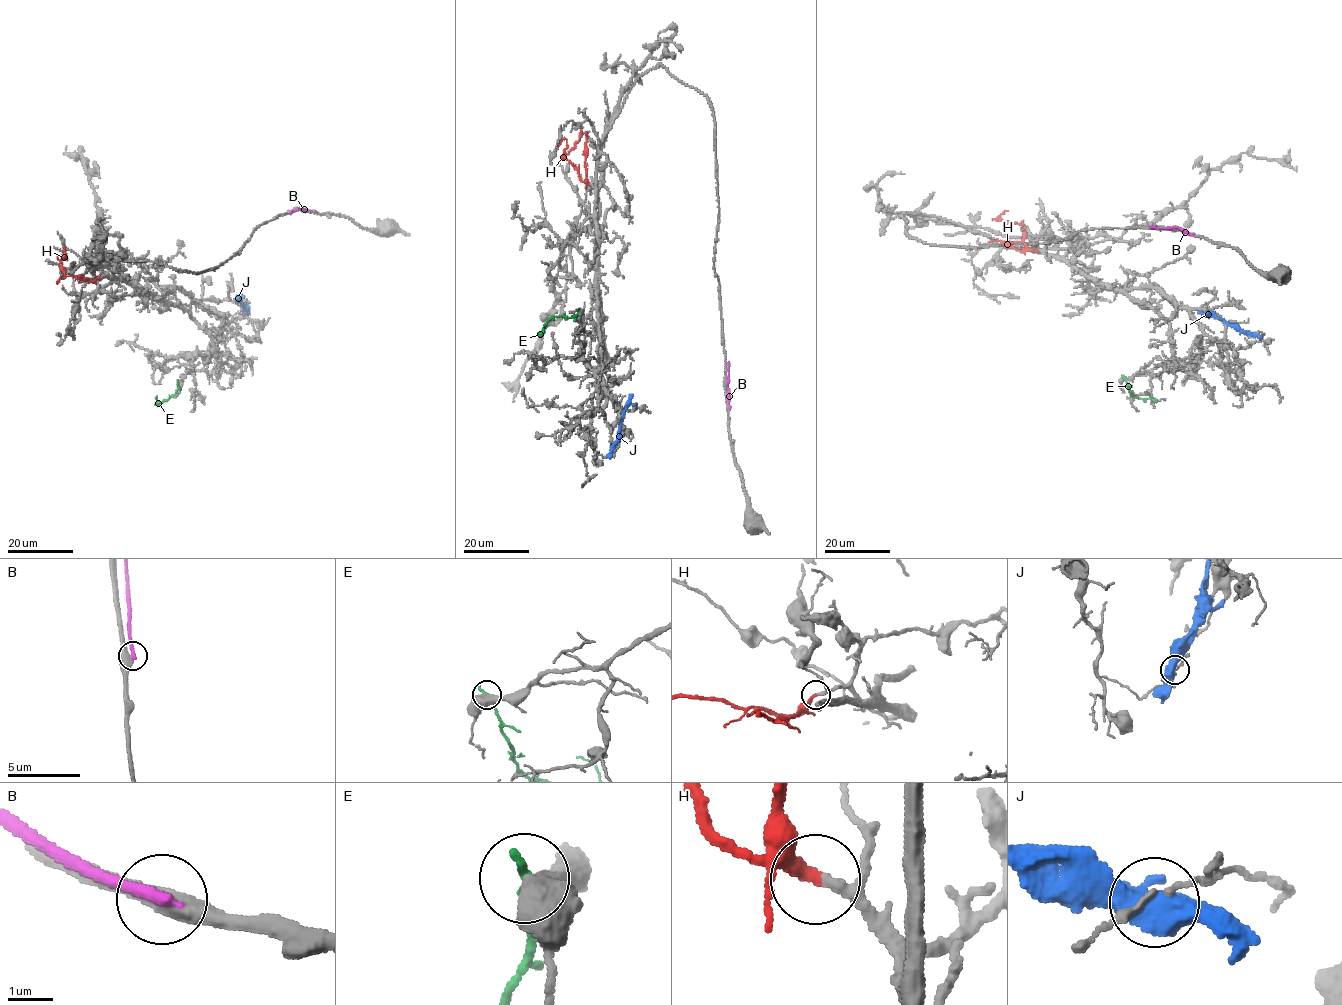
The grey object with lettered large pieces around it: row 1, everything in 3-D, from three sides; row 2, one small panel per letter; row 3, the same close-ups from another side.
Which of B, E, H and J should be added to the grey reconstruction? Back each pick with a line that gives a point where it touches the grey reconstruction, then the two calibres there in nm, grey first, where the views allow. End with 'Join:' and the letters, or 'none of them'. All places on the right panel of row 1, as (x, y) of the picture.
H: meets grey at (1035, 248); 180 nm thick on the grey side, 280 nm on the other
Join: H

